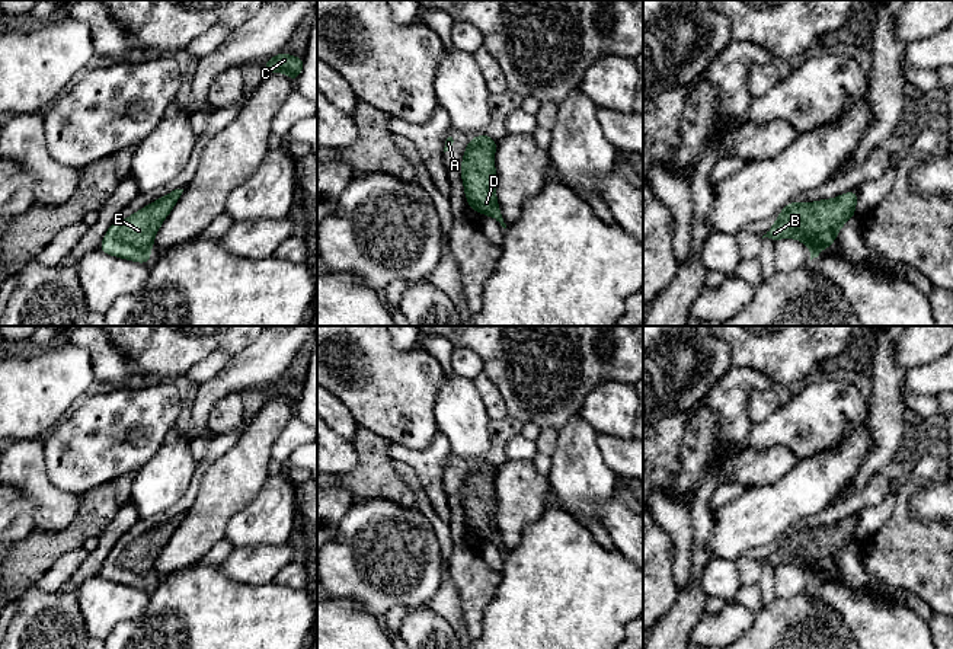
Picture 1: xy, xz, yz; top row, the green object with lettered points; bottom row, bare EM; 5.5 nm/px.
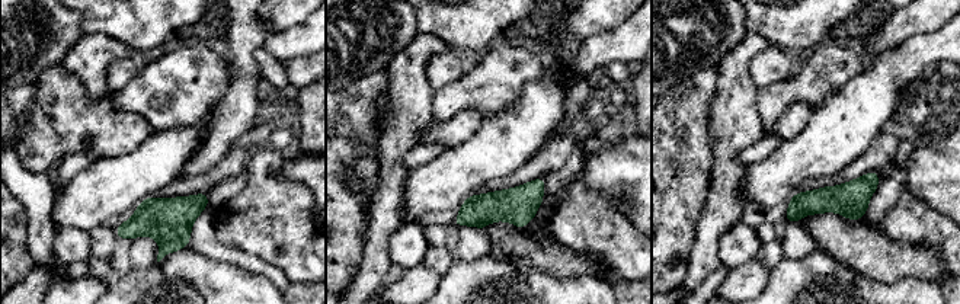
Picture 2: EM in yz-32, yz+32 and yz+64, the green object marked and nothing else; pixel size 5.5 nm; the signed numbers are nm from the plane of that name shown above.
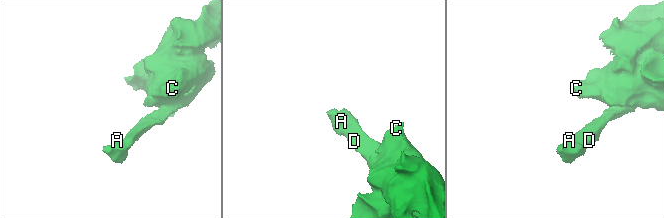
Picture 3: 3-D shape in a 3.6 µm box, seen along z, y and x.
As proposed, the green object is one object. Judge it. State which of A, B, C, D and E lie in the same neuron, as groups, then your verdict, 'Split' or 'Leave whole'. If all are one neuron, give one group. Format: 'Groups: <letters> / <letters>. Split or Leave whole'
Groups: A B C D E. Leave whole

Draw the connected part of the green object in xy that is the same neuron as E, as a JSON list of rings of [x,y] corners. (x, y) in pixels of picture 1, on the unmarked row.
[[[175,515],[125,546],[115,546],[99,576],[132,588],[150,589],[156,557],[179,527],[183,515]]]

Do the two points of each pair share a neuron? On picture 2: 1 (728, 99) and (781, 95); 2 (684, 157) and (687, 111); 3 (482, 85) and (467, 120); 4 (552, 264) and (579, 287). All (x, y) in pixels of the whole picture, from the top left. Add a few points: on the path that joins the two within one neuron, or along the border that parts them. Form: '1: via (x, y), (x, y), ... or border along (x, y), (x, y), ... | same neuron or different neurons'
1: border along (757, 89), (757, 114), (764, 128) | different neurons
2: via (684, 146), (684, 122) | same neuron
3: border along (482, 117), (473, 109), (460, 109), (440, 122) | different neurons
4: border along (534, 268), (559, 278), (582, 275), (600, 278) | different neurons

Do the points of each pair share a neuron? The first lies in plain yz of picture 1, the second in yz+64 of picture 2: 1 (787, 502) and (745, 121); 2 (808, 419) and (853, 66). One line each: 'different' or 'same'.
1: different
2: same

